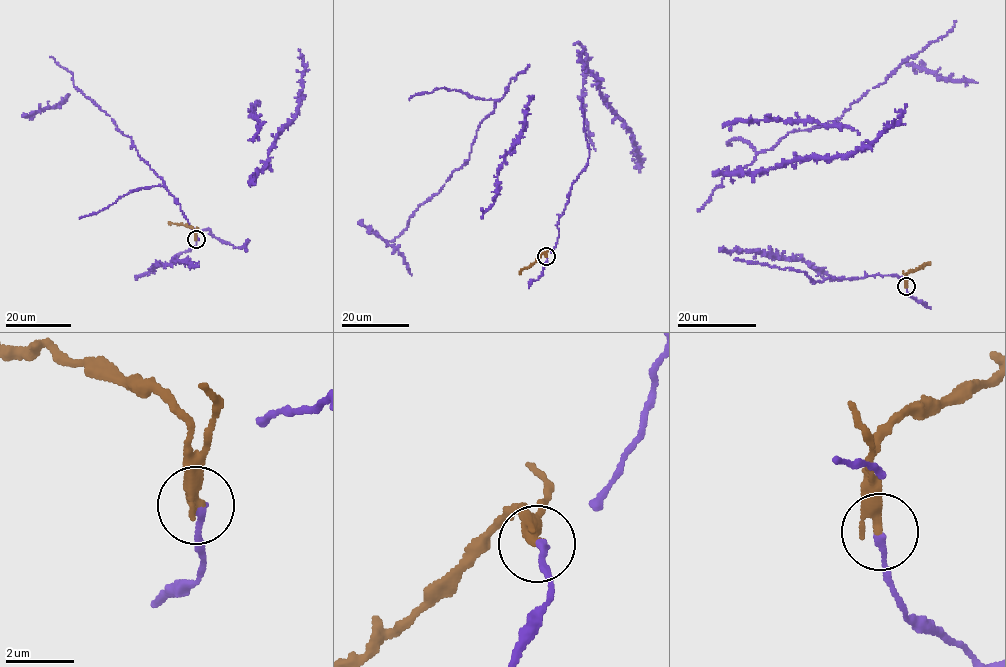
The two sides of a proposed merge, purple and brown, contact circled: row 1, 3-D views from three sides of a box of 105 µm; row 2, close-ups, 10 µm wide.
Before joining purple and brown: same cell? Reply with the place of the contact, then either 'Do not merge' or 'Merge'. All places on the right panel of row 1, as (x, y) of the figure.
Place: (906, 286). Do not merge

